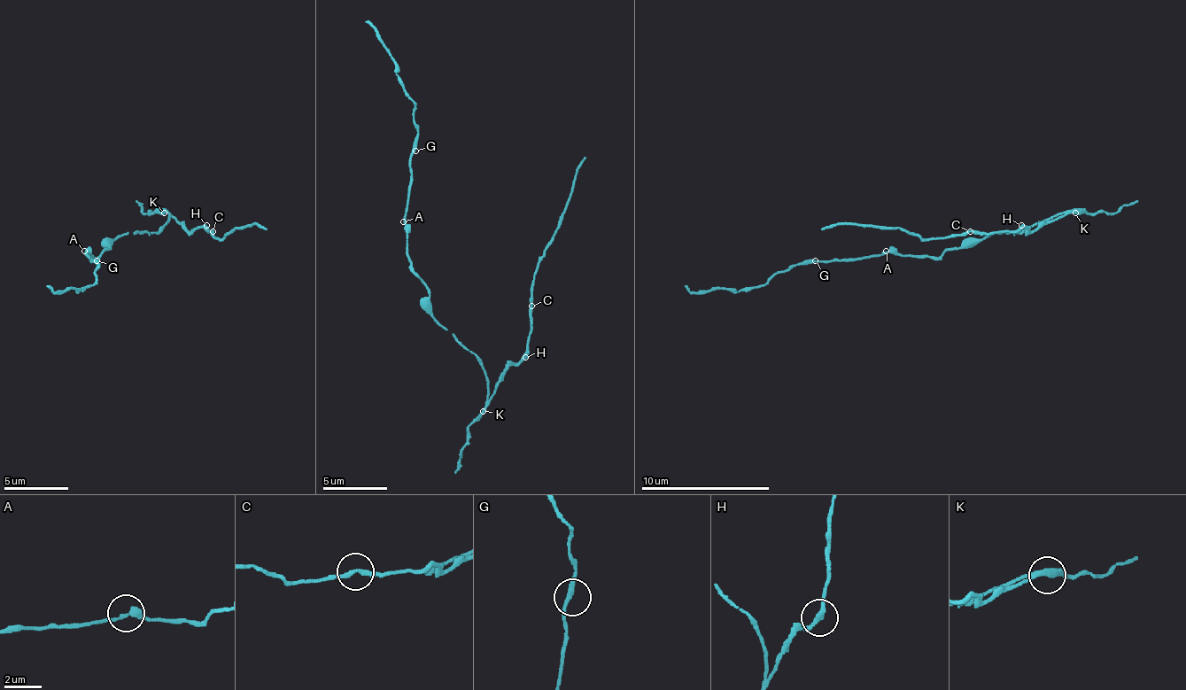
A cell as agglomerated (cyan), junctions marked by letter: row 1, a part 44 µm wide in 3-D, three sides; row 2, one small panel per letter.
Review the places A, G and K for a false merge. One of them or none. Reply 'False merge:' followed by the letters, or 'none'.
False merge: K

